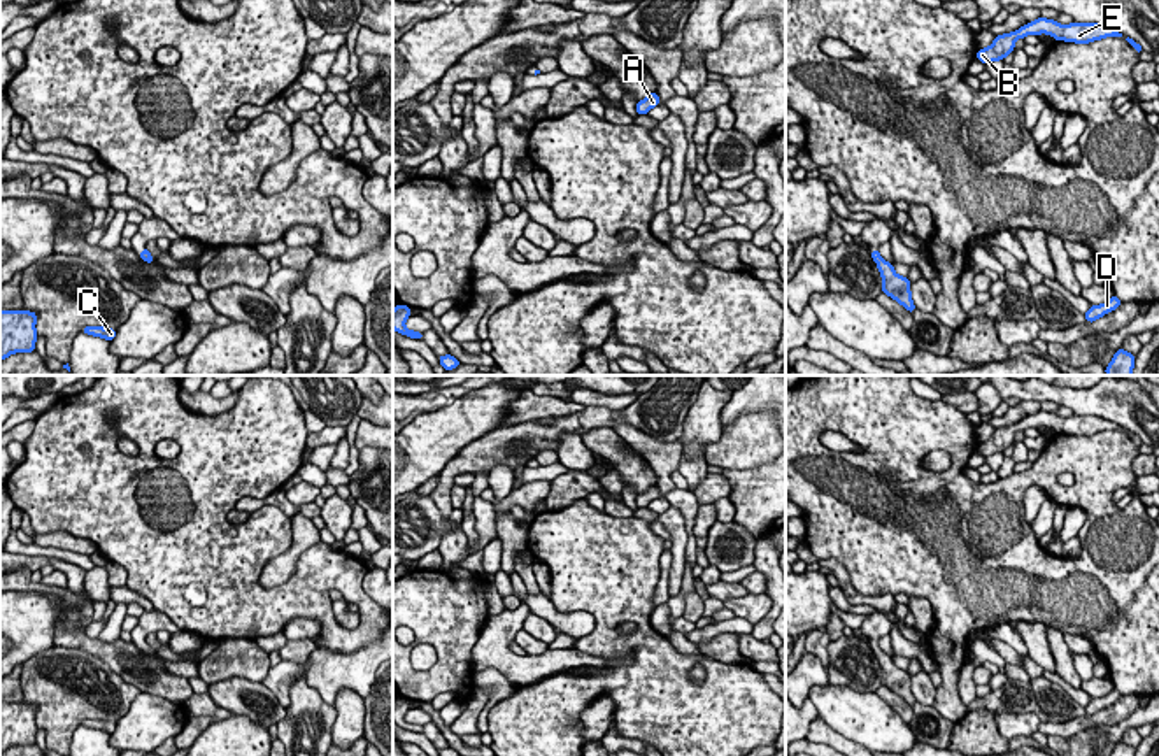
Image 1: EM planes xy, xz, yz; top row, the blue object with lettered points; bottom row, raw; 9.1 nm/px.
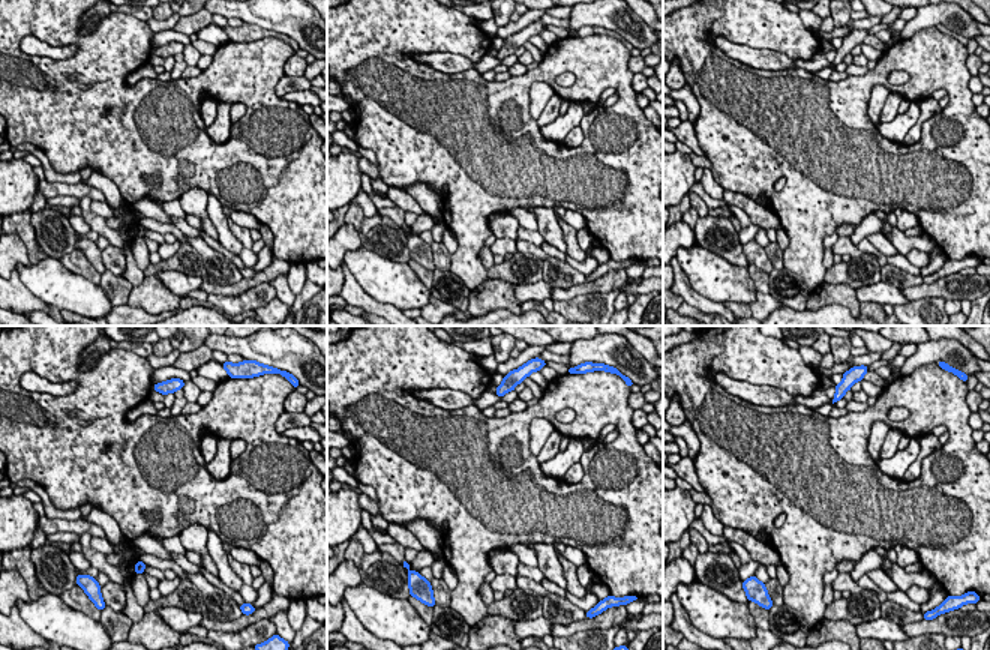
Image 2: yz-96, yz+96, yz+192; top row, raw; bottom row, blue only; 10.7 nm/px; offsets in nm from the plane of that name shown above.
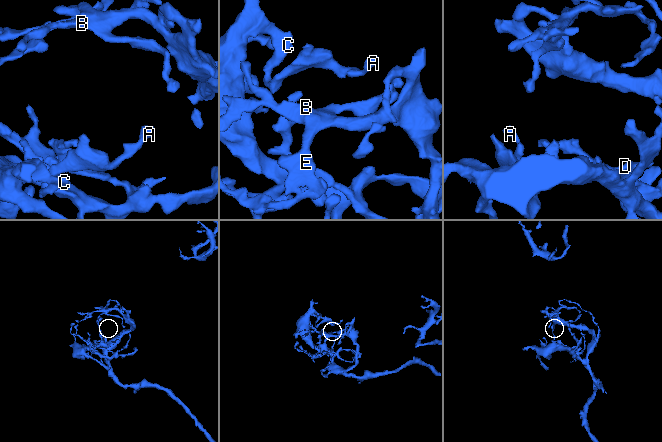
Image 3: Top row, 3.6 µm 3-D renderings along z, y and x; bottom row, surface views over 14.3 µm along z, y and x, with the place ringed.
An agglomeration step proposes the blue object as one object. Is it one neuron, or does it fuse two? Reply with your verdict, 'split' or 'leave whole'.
leave whole

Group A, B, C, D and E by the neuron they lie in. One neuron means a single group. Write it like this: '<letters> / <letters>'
A B C D E

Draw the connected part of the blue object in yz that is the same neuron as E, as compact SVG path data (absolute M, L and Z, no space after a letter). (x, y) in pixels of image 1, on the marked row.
M1038 18L1036 21L1024 25L1017 32L998 35L994 42L989 47L980 49L975 58L982 63L1005 60L1005 56L1015 49L1013 44L1017 39L1040 33L1052 35L1056 40L1077 44L1087 44L1105 37L1122 37L1122 33L1119 33L1117 30L1098 23L1071 23L1064 26L1054 19Z

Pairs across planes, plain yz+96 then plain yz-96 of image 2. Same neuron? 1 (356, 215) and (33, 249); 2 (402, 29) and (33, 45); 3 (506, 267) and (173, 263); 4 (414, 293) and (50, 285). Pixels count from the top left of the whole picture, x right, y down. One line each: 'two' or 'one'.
1: one
2: two
3: one
4: one

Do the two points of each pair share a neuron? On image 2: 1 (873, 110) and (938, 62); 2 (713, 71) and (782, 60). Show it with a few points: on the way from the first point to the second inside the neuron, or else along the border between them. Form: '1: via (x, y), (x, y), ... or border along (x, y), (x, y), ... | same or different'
1: border along (882, 84), (872, 89), (867, 108), (876, 125) | different
2: border along (719, 47), (731, 57), (747, 65), (783, 71) | different

